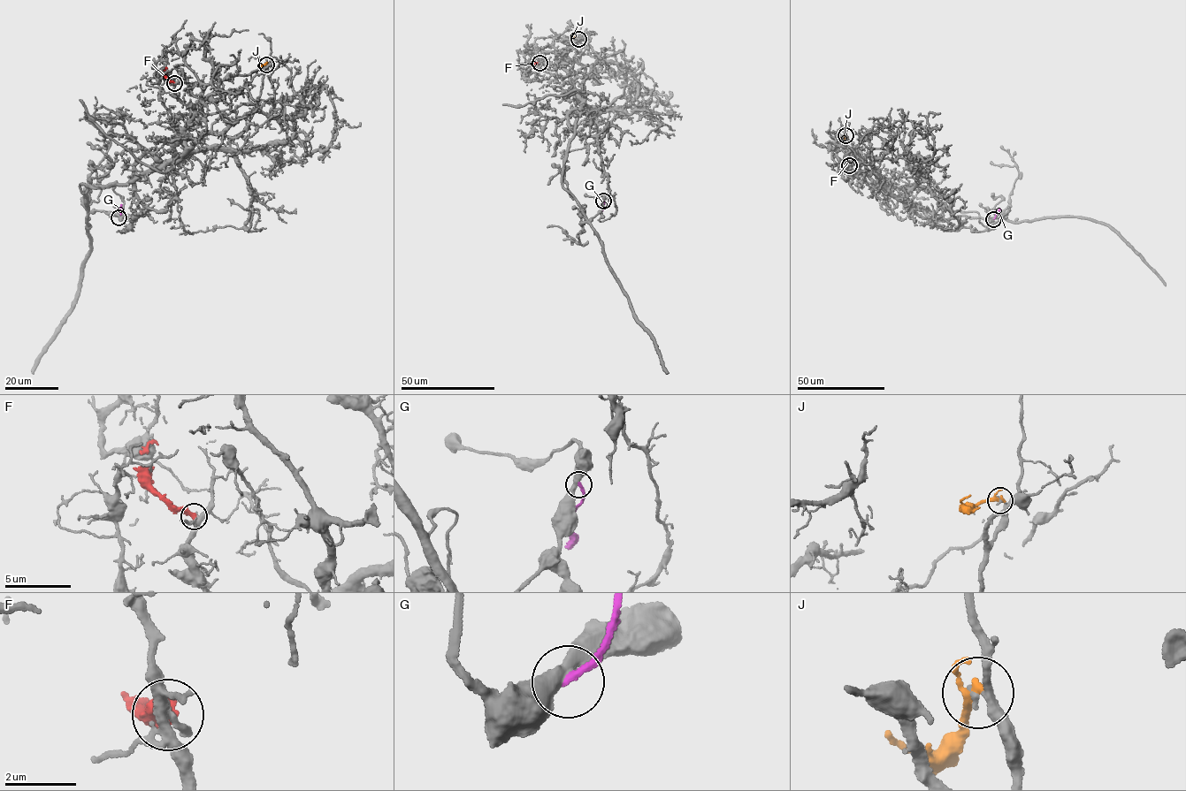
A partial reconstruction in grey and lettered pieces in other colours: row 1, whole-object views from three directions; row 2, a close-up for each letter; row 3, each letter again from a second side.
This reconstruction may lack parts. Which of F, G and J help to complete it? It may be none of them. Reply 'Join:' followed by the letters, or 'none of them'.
Join: none of them

